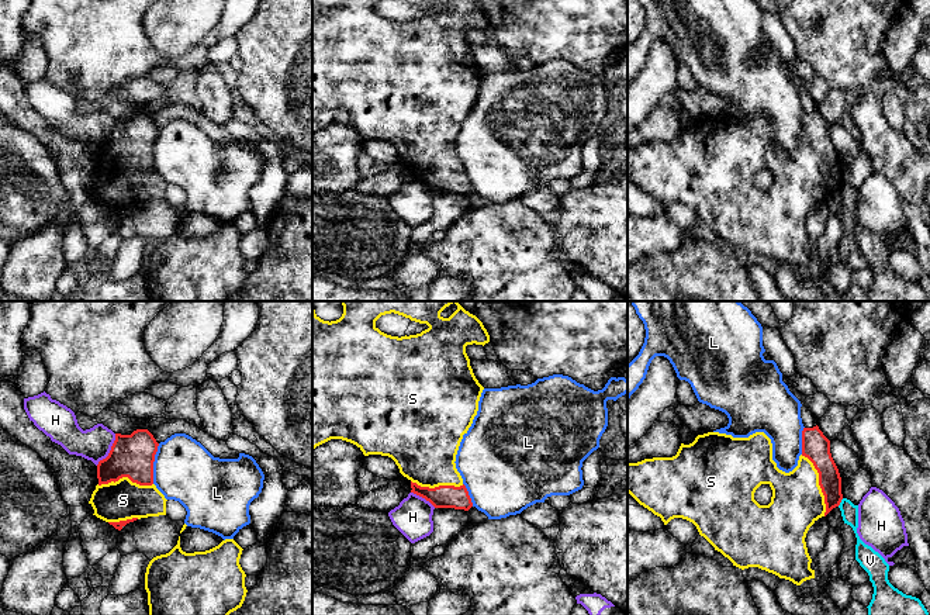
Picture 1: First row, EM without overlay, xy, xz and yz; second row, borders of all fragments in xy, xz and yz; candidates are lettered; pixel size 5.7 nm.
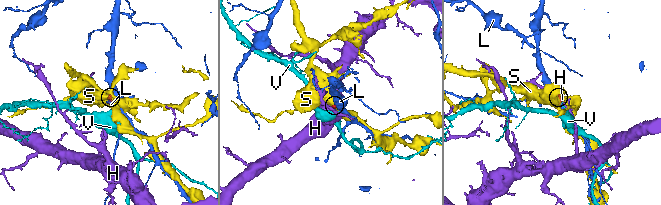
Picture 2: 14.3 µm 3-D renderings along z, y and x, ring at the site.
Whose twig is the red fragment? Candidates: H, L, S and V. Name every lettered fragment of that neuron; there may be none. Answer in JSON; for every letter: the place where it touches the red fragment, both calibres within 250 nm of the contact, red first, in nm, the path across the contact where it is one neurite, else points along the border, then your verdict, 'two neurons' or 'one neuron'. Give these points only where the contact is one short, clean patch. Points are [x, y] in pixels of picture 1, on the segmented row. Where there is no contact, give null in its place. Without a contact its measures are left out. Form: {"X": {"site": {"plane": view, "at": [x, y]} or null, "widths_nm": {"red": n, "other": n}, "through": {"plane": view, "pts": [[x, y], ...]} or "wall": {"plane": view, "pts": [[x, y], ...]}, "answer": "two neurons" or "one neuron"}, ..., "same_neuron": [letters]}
{"H": {"site": {"plane": "xy", "at": [110, 451]}, "widths_nm": {"red": 240, "other": 190}, "wall": {"plane": "xy", "pts": [[116, 434], [110, 452], [96, 465]]}, "answer": "two neurons"}, "L": {"site": {"plane": "xy", "at": [152, 463]}, "widths_nm": {"red": 240, "other": 360}, "wall": {"plane": "xy", "pts": [[159, 444], [155, 452], [152, 483]]}, "answer": "two neurons"}, "S": {"site": {"plane": "yz", "at": [819, 484]}, "widths_nm": {"red": 160, "other": 300}, "answer": "one neuron"}, "V": {"site": {"plane": "yz", "at": [840, 501]}, "widths_nm": {"red": 130, "other": 100}, "wall": {"plane": "yz", "pts": [[843, 498], [837, 505]]}, "answer": "two neurons"}, "same_neuron": ["S"]}

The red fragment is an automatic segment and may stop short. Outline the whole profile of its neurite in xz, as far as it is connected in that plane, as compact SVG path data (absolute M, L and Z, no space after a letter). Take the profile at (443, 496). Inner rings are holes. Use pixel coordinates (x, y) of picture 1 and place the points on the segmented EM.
M342 301L343 314L336 321L321 319L314 310L312 303L312 449L331 440L342 439L356 445L364 456L381 455L391 457L400 469L400 473L411 481L411 493L425 498L435 508L454 508L469 511L473 507L471 498L463 478L456 469L456 455L469 428L473 424L474 417L478 411L478 401L484 387L476 379L473 369L470 366L470 359L466 353L467 345L485 345L490 342L490 335L484 328L483 322L469 311L466 311L459 301L454 304L457 310L449 317L443 318L440 312L453 304L452 301ZM386 314L398 314L411 321L426 324L429 328L416 335L409 336L391 336L381 332L376 326L376 321Z

